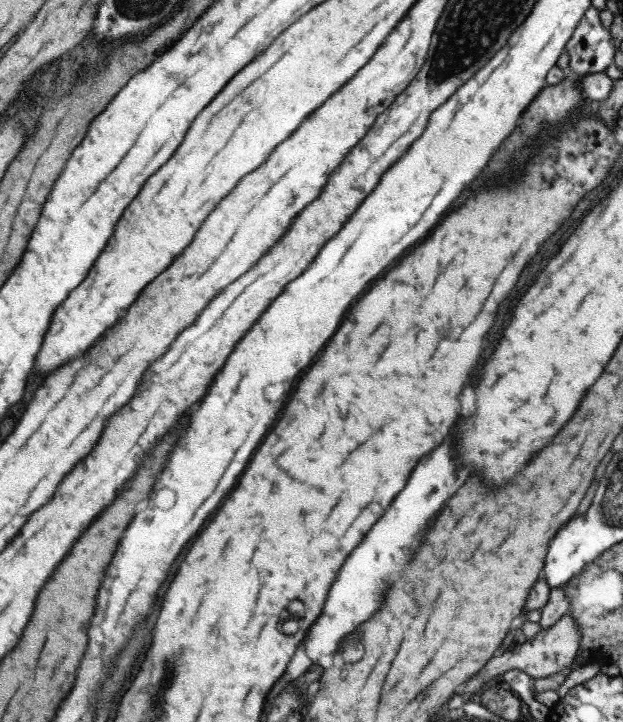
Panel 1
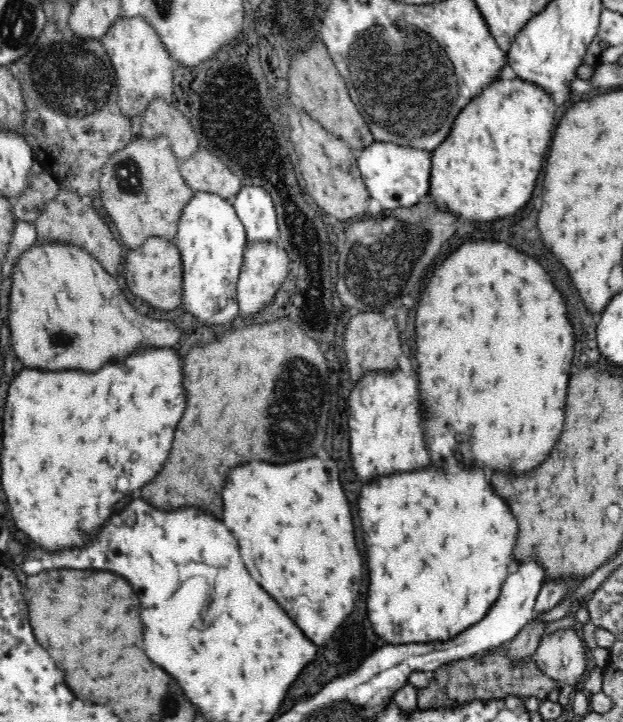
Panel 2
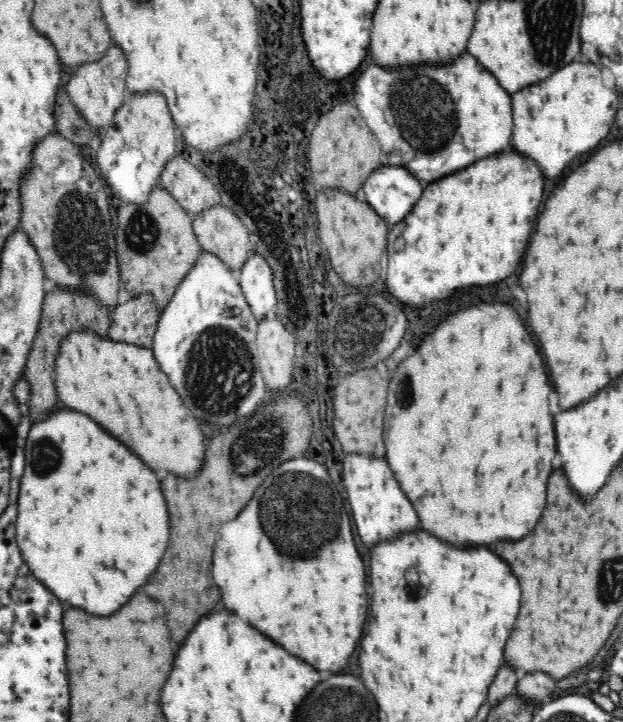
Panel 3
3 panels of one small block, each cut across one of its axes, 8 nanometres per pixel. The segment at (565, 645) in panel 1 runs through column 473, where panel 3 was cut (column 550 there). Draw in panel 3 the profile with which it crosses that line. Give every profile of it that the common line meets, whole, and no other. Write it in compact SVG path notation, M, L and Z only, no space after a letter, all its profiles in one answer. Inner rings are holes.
M536 670L536 672L526 672L524 676L520 674L515 690L522 697L537 702L536 706L541 706L556 696L557 691L554 686L556 686L556 682L552 680L550 674Z

